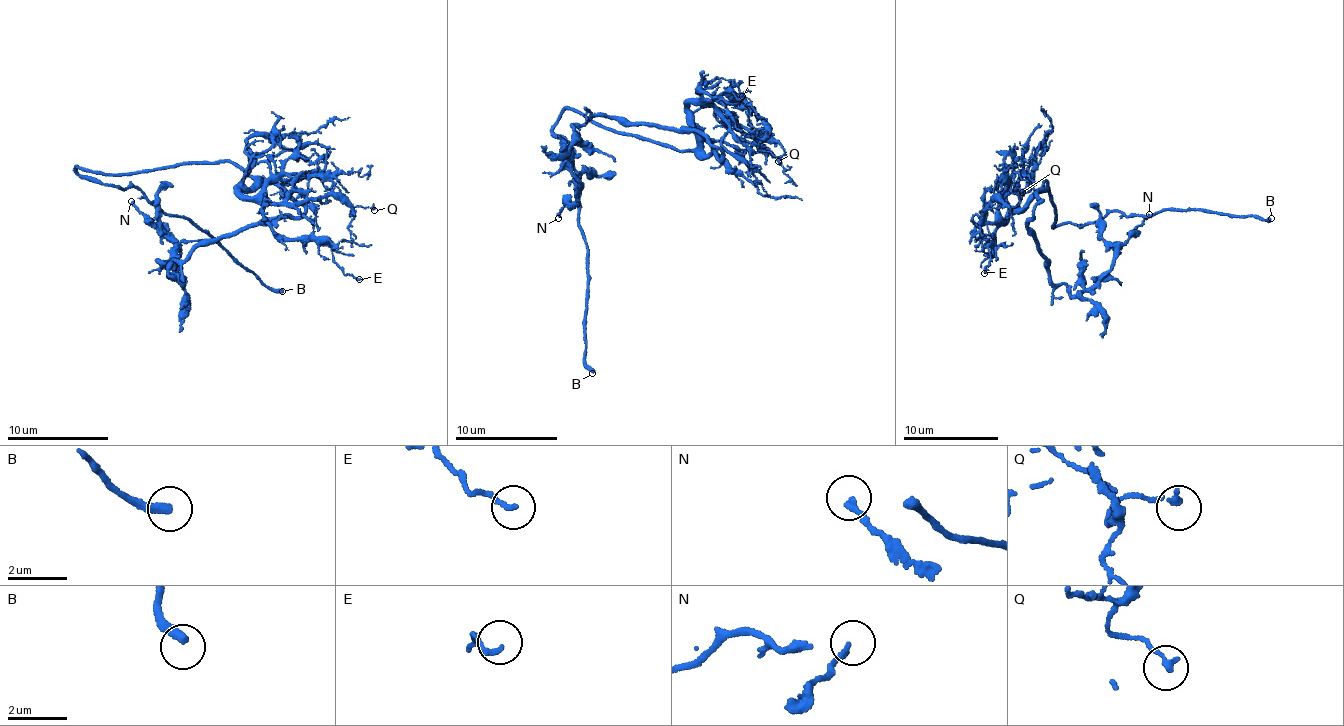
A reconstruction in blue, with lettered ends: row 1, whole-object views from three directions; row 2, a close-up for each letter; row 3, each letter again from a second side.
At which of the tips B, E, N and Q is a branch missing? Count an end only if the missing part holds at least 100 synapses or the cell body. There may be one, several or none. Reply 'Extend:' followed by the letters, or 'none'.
Extend: B

